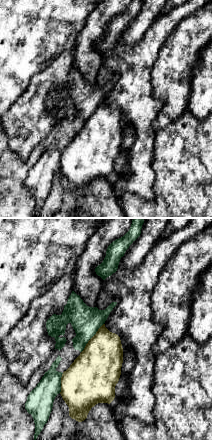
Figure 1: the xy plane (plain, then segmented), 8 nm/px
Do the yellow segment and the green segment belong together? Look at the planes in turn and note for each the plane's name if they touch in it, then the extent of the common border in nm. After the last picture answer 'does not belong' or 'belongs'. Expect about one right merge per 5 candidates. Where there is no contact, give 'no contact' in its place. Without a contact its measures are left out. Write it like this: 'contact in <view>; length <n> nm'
contact in xy; length 300 nm

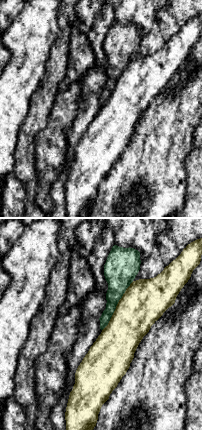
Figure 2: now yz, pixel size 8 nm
contact in yz; length 480 nm

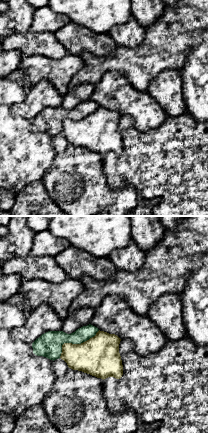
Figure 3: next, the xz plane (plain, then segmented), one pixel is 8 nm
contact in xz; length 400 nm

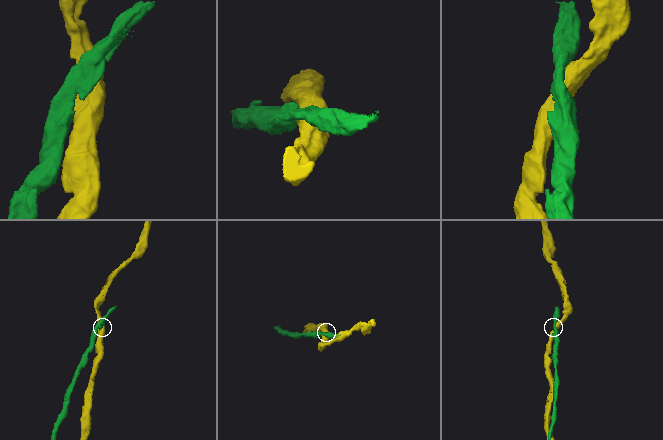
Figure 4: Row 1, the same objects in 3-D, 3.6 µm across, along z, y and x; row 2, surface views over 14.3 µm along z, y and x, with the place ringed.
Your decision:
does not belong

